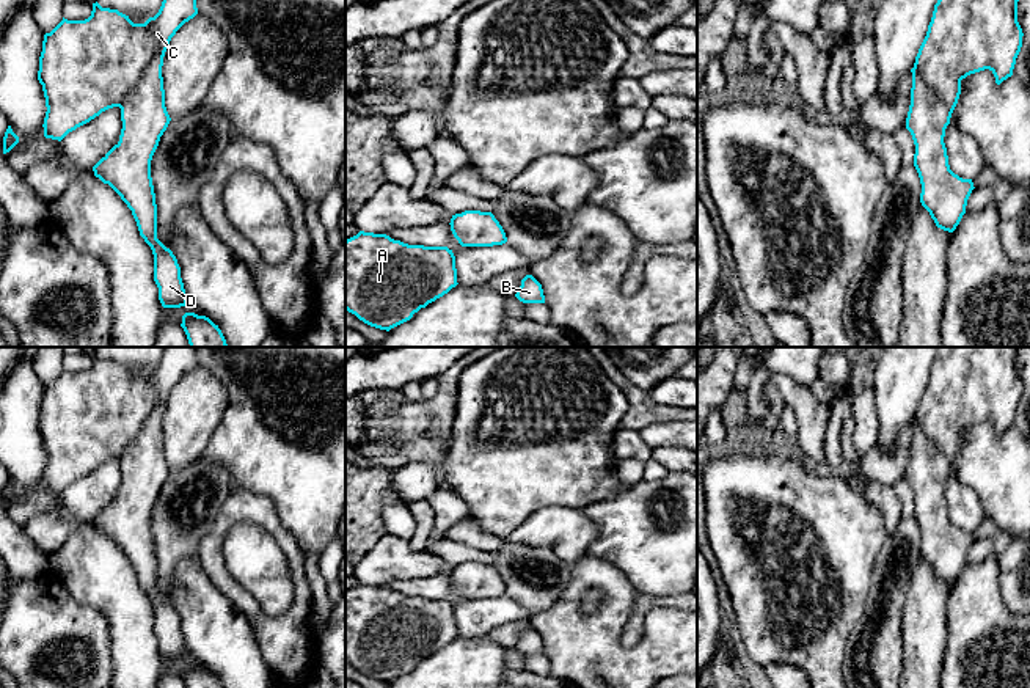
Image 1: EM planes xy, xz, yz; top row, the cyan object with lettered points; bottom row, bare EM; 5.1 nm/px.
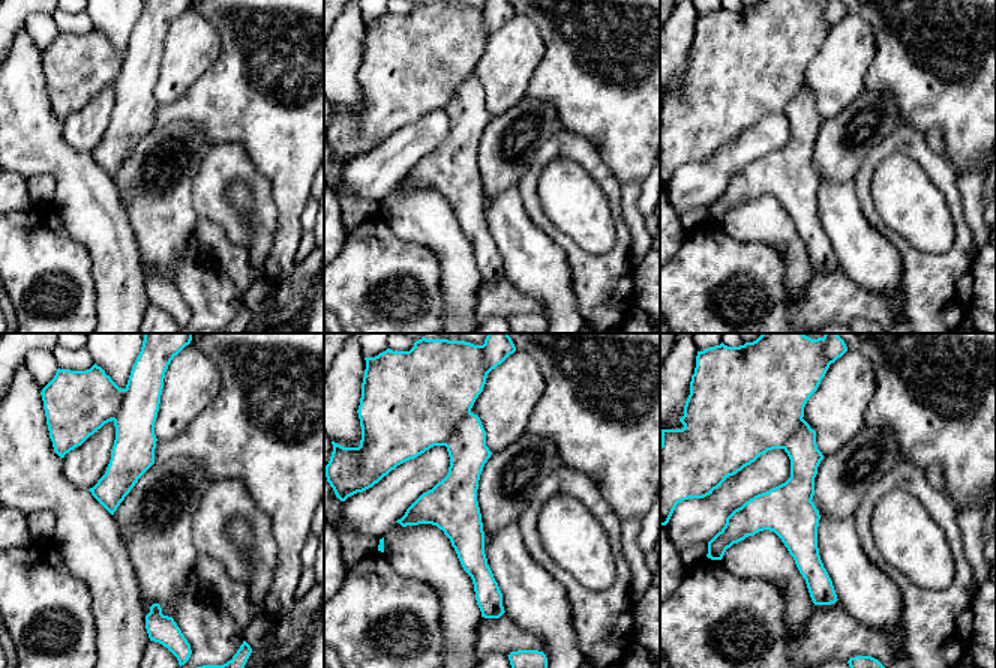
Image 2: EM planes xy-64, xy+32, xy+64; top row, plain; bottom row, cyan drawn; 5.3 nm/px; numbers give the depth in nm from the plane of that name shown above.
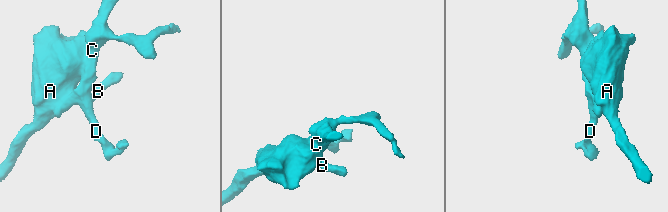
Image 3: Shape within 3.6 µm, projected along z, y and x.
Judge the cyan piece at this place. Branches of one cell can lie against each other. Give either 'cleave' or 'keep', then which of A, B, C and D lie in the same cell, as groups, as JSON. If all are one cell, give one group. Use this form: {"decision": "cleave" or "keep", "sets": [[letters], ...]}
{"decision": "keep", "sets": [["A", "B", "C", "D"]]}

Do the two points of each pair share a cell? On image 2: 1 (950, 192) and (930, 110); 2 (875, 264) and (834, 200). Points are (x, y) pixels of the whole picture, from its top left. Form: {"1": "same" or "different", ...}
{"1": "different", "2": "same"}

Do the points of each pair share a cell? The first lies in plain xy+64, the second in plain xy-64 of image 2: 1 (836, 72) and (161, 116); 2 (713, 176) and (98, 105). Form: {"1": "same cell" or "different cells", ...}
{"1": "different cells", "2": "same cell"}

